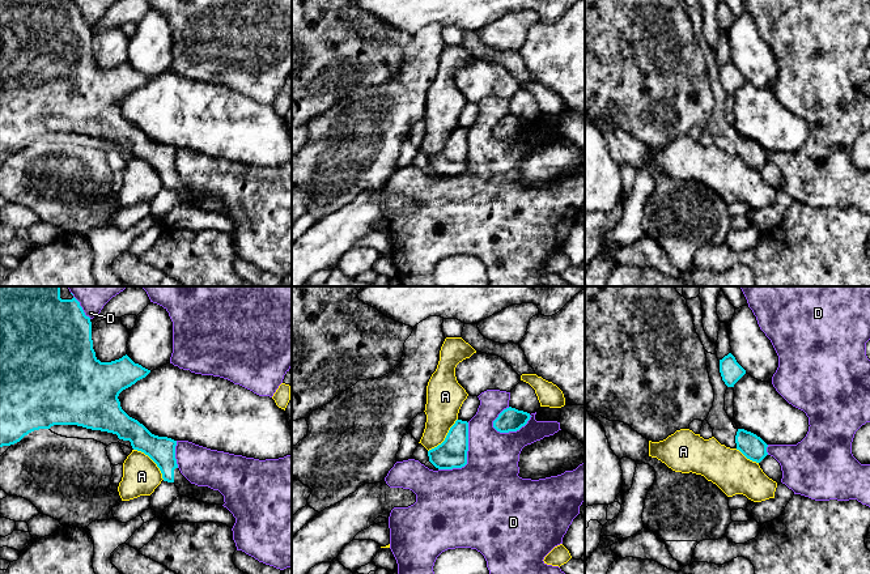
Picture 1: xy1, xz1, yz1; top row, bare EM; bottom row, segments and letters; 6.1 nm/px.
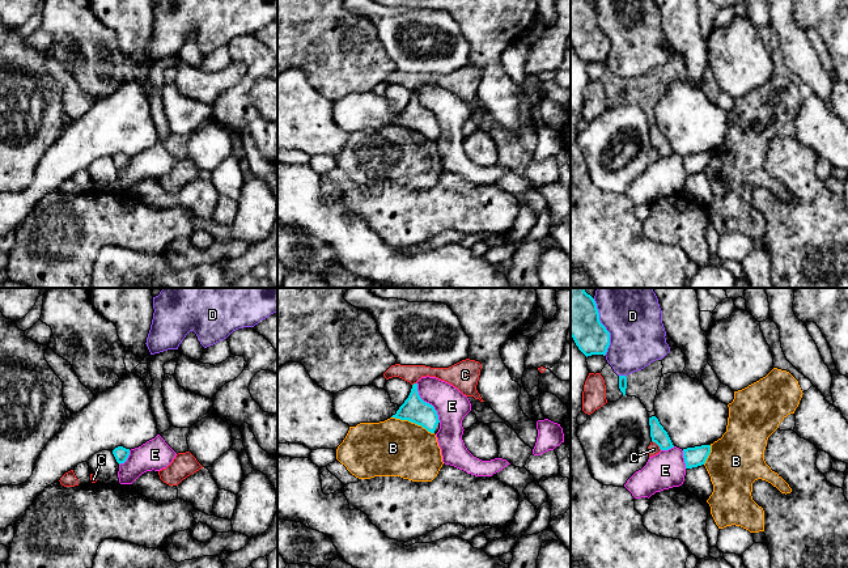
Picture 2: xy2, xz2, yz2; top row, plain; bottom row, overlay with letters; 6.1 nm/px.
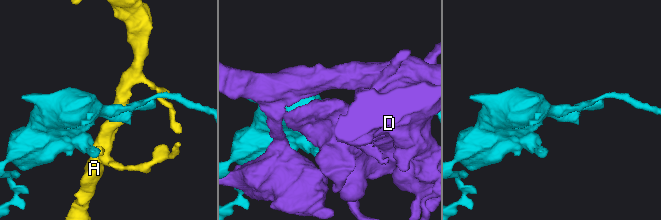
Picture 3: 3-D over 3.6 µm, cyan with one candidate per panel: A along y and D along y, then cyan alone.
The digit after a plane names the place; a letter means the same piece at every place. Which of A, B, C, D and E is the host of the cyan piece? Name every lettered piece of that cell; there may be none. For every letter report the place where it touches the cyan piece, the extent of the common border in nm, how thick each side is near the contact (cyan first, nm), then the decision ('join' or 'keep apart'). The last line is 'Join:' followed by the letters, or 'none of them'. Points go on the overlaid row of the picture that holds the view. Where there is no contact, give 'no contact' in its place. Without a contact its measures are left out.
A: xy1 (152, 459) | 260 nm | 170/220 nm | keep apart
B: xz2 (412, 422) | 280 nm | 160/360 nm | keep apart
C: yz2 (657, 444) | 90 nm | 100/70 nm | keep apart
D: xz1 (466, 456) | 340 nm | 180/420 nm | keep apart
E: xz2 (425, 402) | 280 nm | 160/200 nm | keep apart
Join: none of them

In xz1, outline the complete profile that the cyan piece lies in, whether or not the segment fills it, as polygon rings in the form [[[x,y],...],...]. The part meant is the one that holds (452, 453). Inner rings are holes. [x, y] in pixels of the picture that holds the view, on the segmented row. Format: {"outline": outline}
{"outline": [[[457,420],[445,441],[428,451],[429,462],[438,469],[462,468],[467,464],[468,422]]]}

